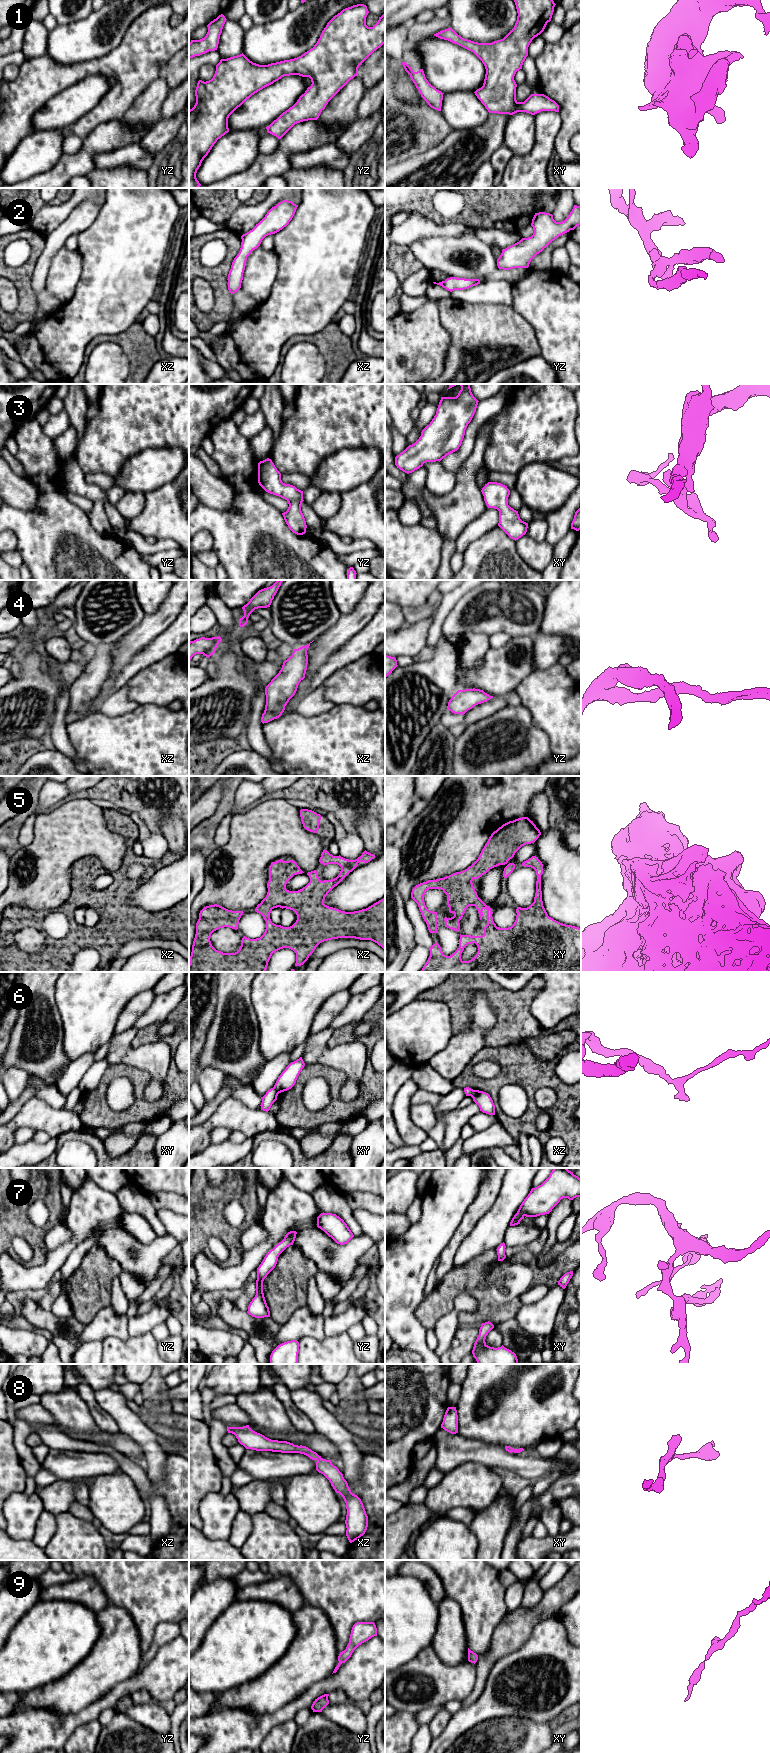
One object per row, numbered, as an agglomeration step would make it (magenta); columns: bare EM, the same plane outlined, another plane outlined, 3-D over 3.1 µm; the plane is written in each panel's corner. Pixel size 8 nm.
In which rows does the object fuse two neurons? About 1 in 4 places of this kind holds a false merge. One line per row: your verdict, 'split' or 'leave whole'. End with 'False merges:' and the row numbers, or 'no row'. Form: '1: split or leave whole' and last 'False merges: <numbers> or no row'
1: leave whole
2: leave whole
3: leave whole
4: leave whole
5: leave whole
6: split
7: leave whole
8: leave whole
9: leave whole
False merges: 6

